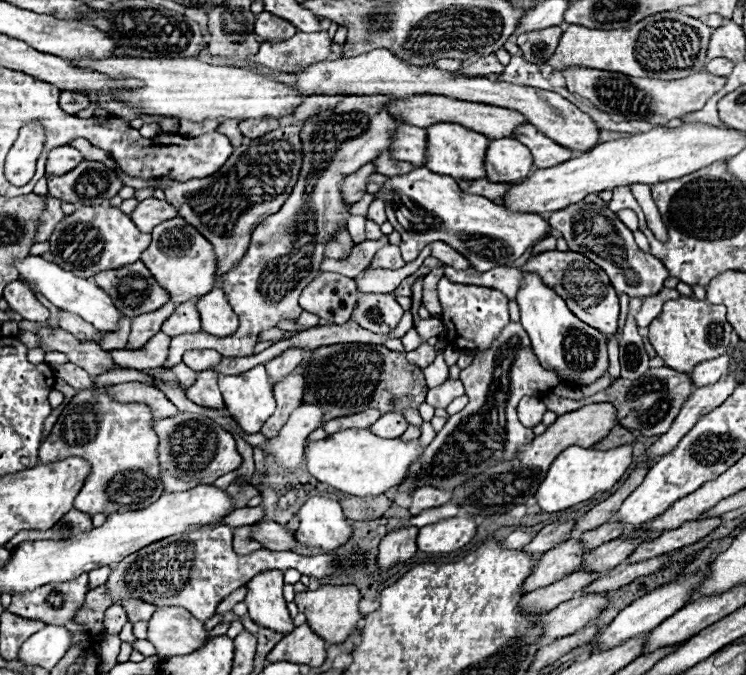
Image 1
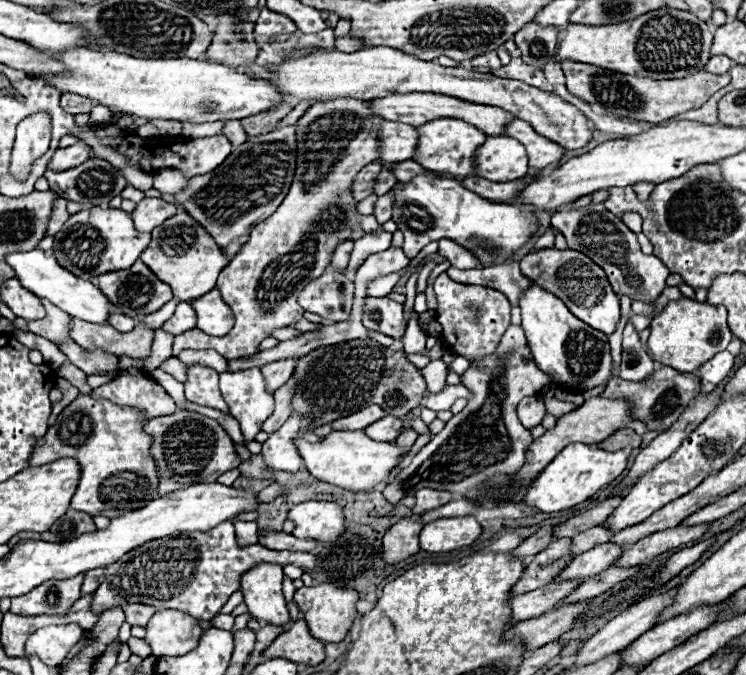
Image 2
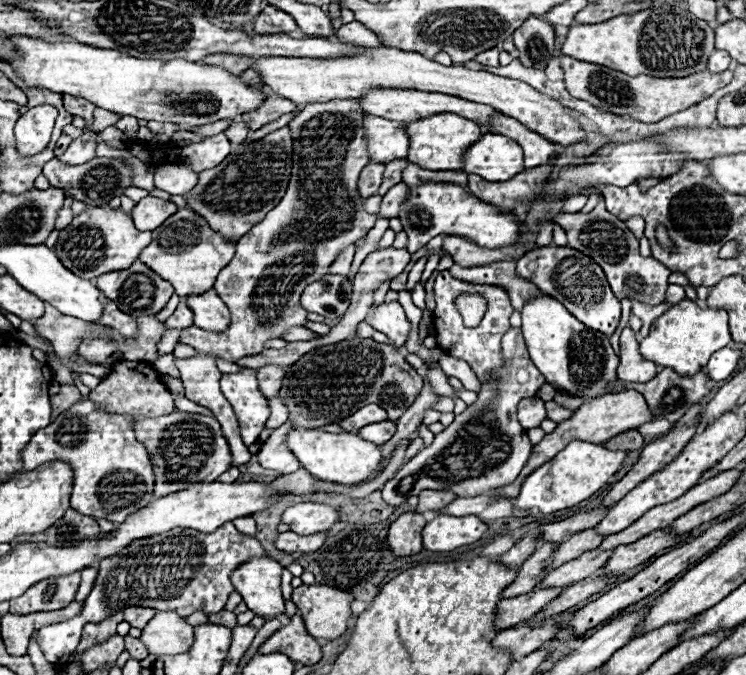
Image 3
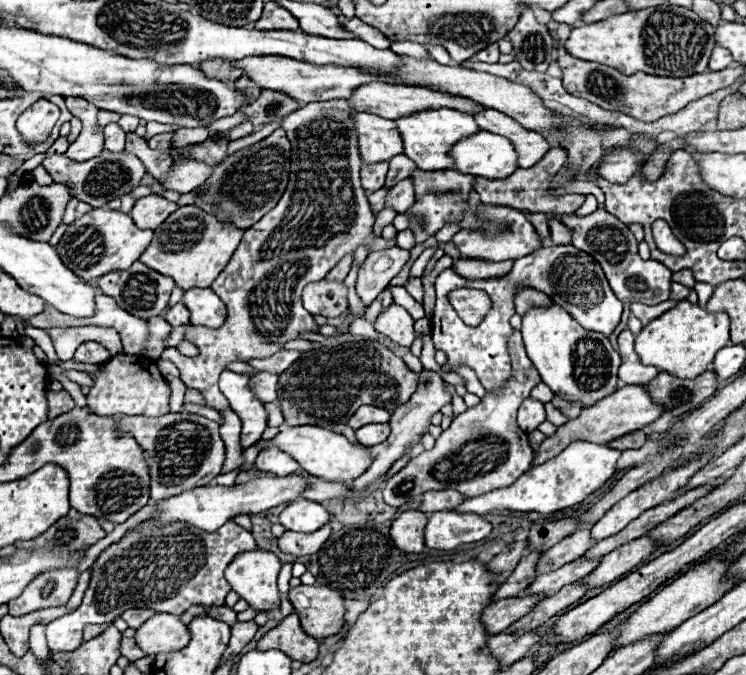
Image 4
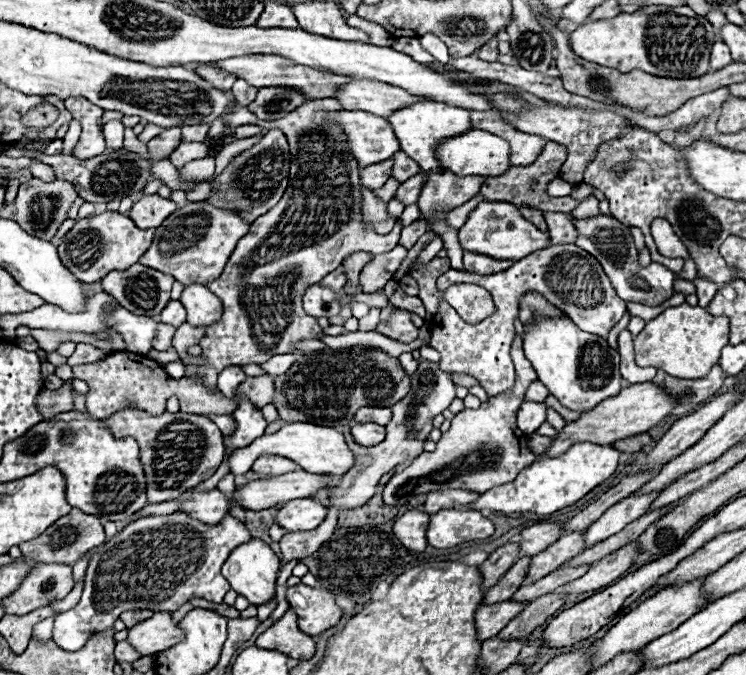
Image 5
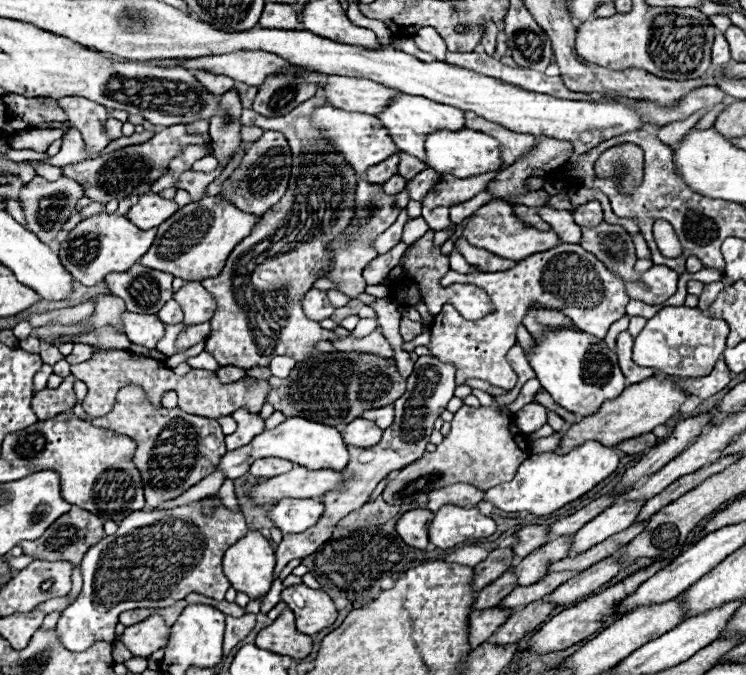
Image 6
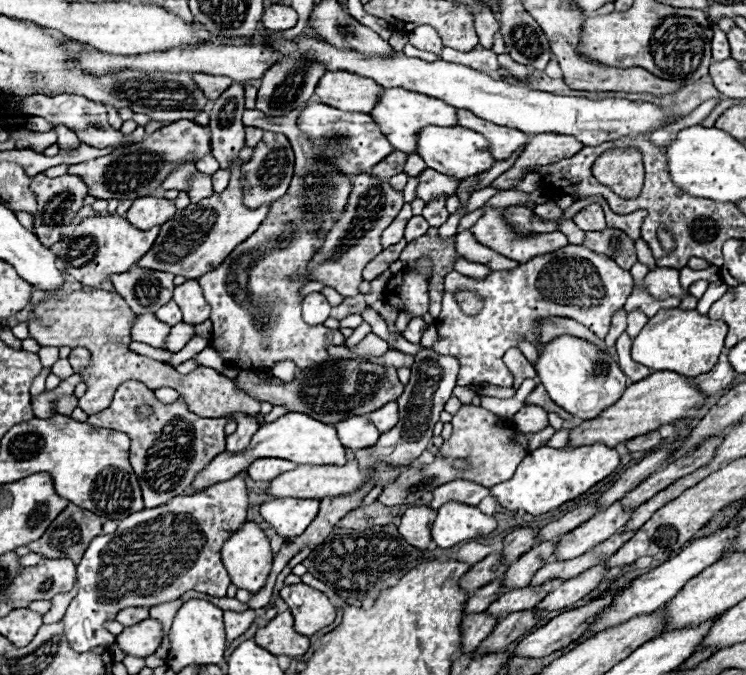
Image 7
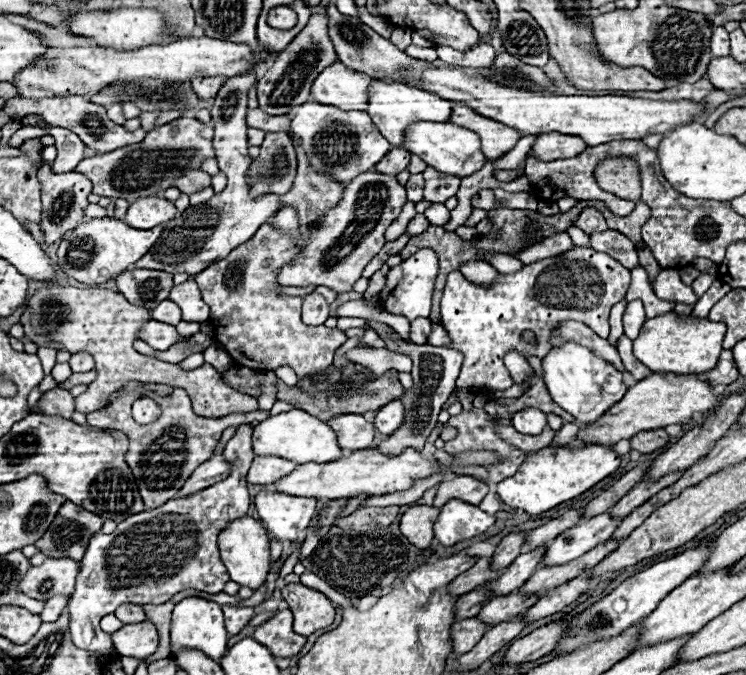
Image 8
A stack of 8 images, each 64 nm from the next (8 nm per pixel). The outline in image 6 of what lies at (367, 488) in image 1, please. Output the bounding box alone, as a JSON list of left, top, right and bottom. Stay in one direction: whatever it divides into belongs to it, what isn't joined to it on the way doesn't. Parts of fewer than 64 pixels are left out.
[216,416,348,478]

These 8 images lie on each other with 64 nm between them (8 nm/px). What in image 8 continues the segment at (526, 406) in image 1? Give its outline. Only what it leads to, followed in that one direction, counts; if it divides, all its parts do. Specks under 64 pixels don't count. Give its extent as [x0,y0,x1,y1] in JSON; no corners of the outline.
[512,408,546,436]

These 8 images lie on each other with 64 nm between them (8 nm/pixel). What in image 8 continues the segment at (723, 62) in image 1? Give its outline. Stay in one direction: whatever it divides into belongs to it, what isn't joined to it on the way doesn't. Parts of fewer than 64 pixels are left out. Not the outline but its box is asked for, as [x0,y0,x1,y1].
[712,26,730,56]

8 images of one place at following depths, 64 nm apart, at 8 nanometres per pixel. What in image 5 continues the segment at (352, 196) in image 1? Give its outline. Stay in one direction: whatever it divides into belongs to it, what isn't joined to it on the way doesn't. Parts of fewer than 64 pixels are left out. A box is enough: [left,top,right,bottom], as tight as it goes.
[360,158,394,190]

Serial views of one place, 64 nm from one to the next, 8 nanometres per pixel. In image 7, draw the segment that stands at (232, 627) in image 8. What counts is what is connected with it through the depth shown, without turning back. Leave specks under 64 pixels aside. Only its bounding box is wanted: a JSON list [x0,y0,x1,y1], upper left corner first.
[224,610,256,644]

